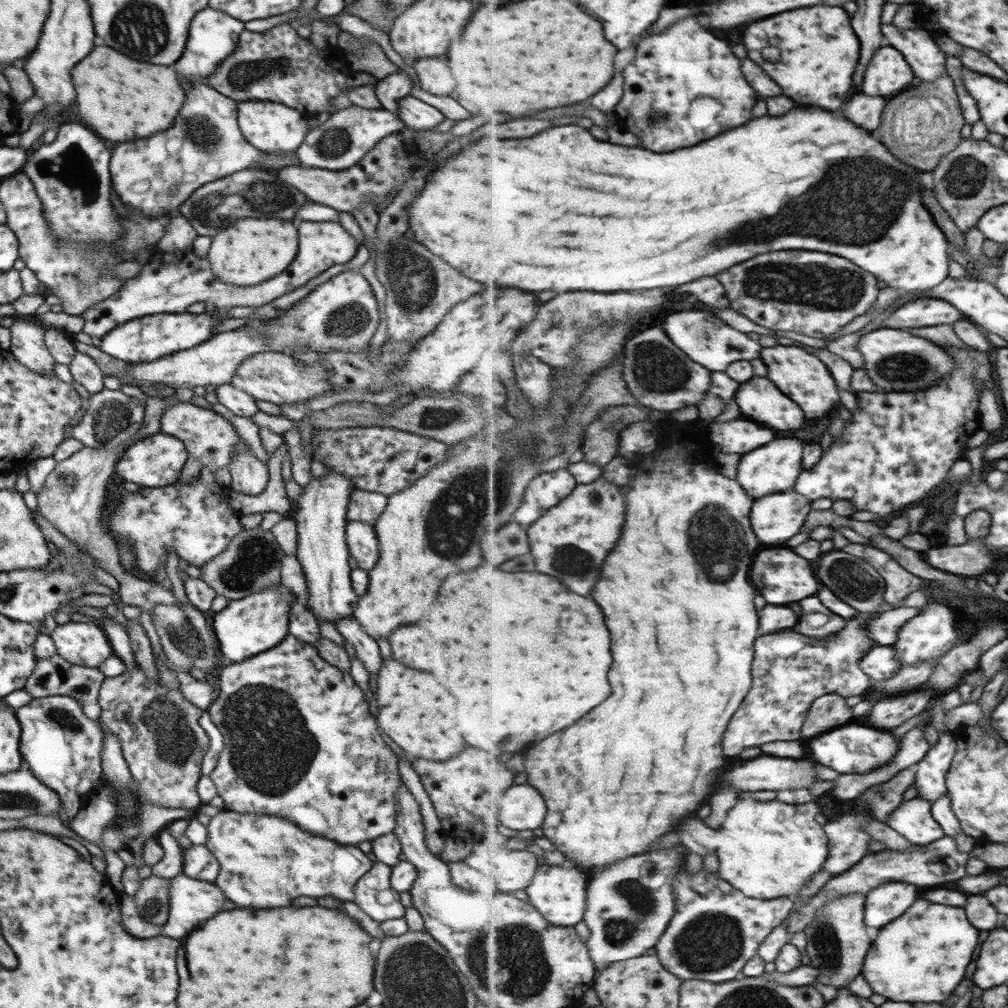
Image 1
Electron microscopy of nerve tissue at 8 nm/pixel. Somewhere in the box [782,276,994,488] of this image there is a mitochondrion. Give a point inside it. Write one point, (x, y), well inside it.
(901, 369)

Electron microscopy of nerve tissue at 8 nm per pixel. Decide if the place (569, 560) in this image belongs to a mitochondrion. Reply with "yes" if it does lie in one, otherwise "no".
yes

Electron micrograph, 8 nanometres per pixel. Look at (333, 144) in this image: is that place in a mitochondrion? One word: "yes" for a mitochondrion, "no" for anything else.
yes

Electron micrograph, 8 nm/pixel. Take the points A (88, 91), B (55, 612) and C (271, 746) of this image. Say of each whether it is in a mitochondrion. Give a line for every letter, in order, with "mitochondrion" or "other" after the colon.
A: other
B: other
C: mitochondrion

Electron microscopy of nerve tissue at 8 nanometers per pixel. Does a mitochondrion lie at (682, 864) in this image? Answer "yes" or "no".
no

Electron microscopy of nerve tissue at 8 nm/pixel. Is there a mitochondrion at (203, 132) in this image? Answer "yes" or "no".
yes

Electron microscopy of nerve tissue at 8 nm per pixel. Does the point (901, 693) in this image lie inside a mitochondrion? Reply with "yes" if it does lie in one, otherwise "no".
no

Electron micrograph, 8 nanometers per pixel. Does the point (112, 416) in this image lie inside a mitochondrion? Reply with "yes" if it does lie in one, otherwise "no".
yes

